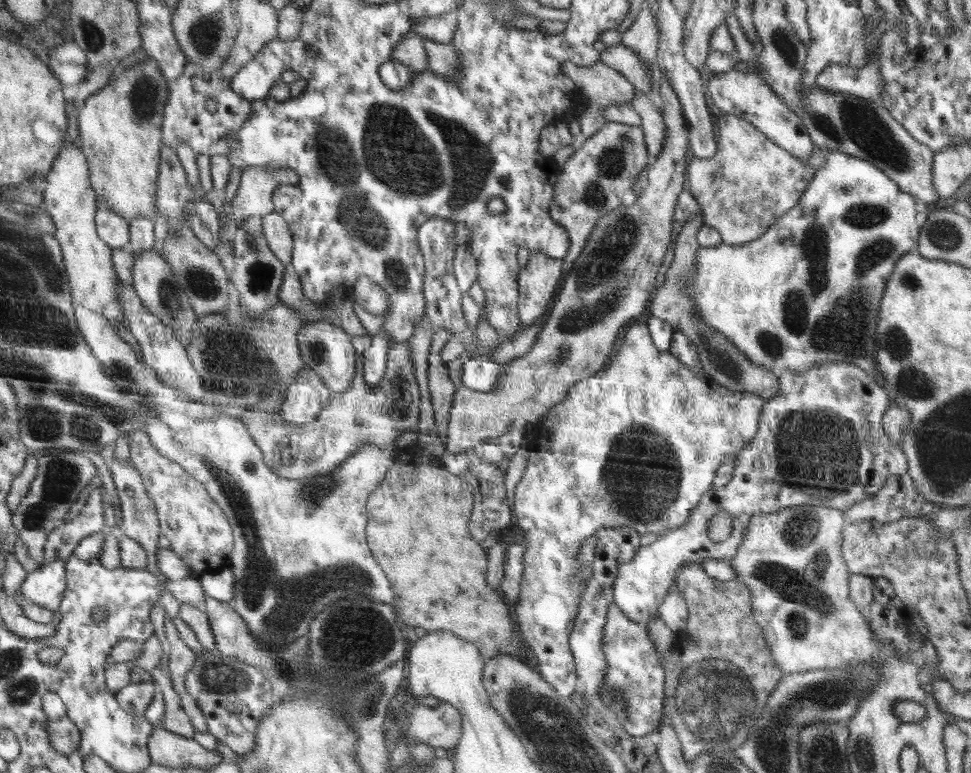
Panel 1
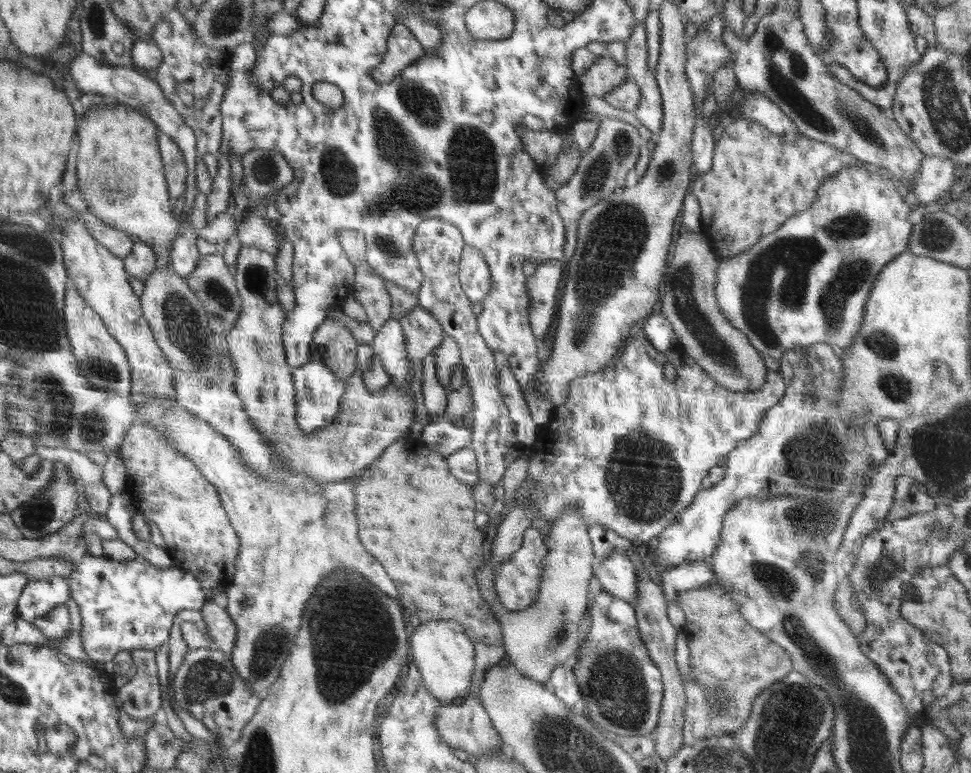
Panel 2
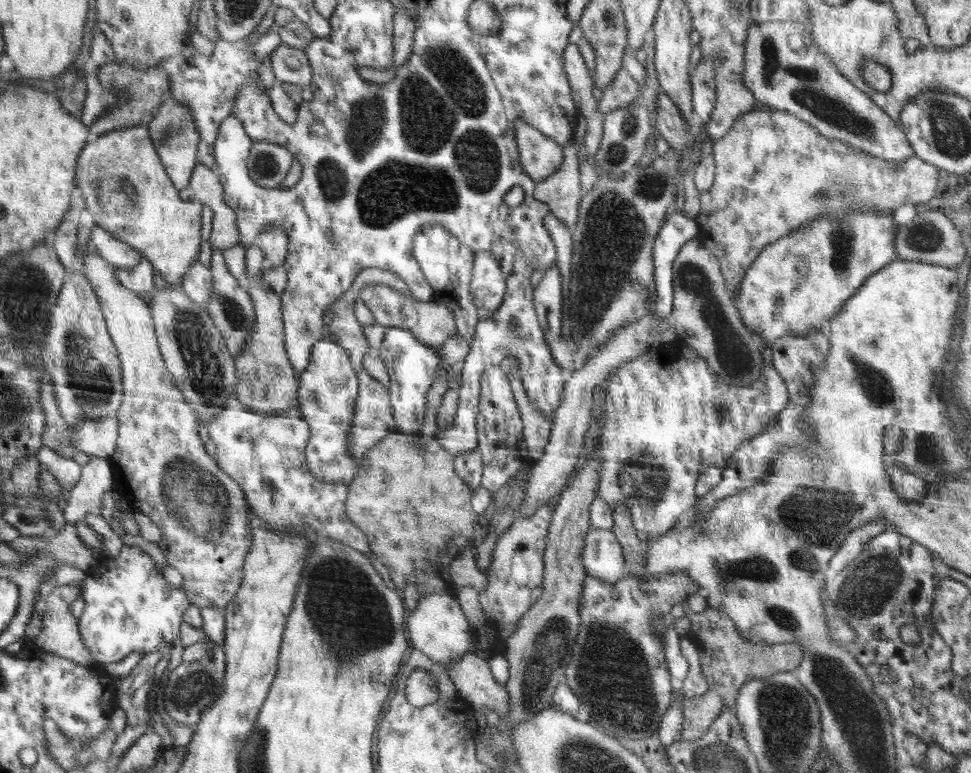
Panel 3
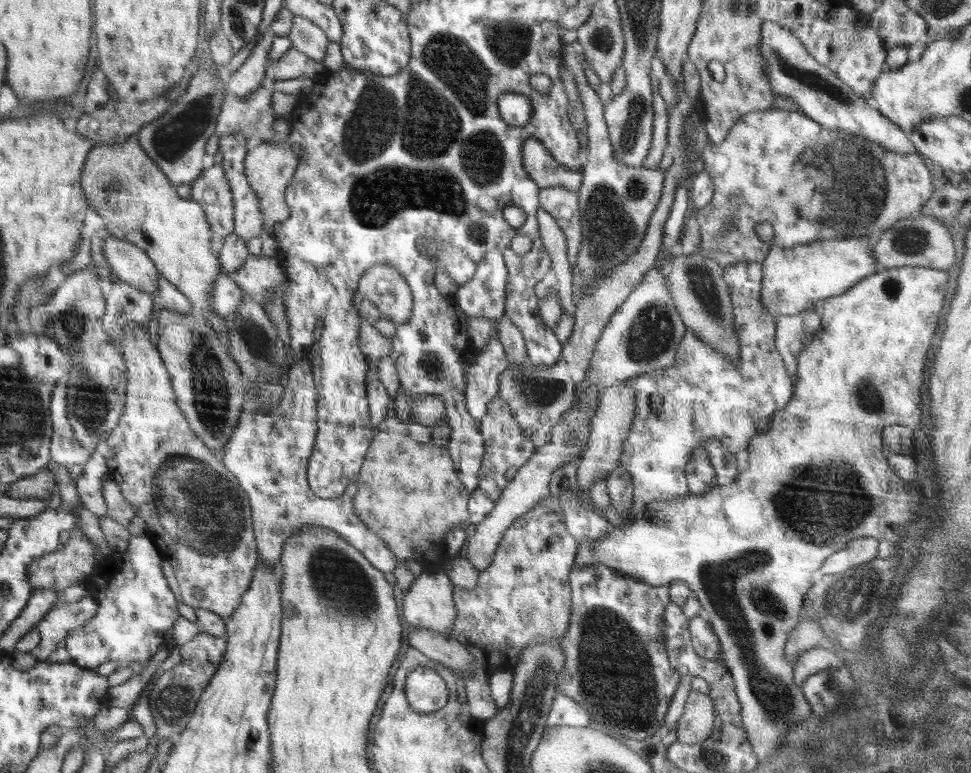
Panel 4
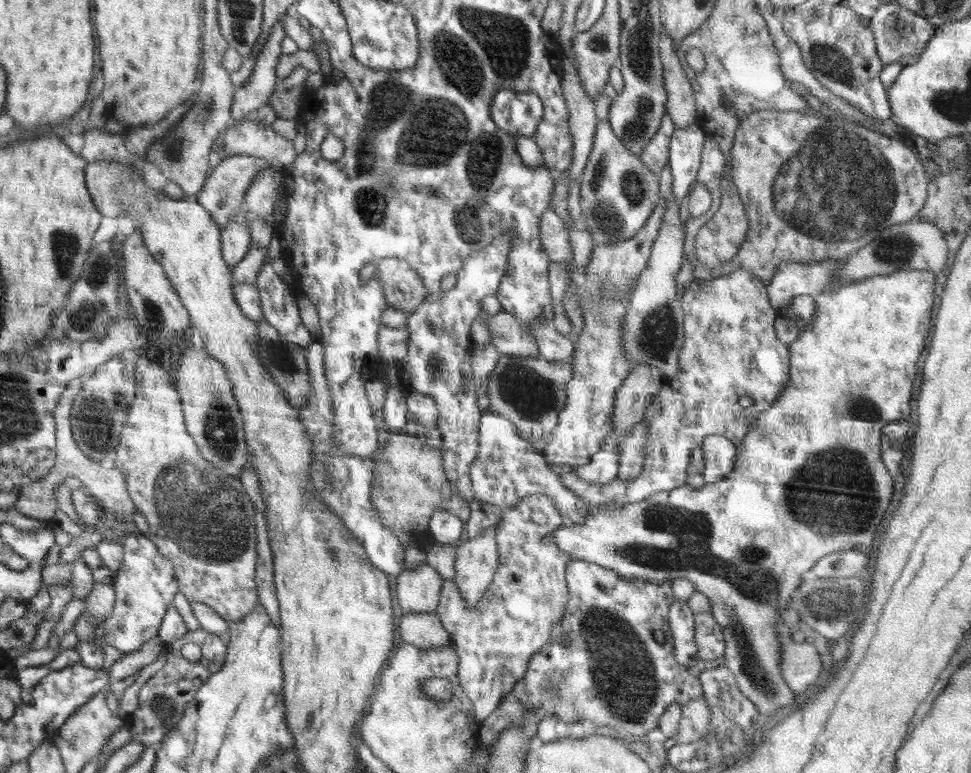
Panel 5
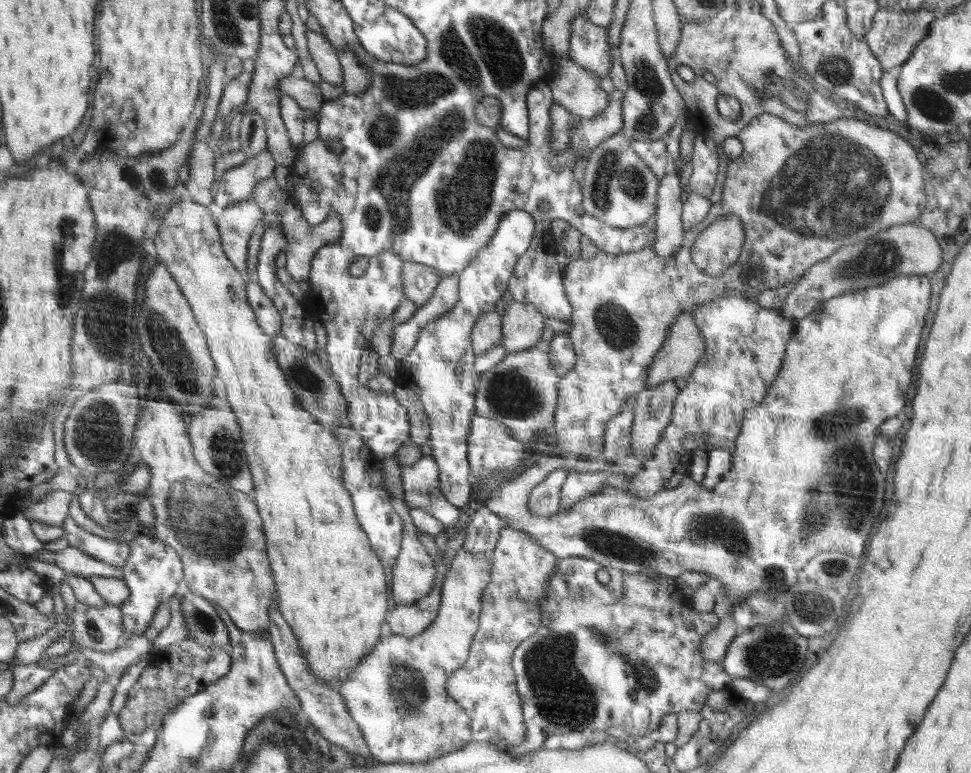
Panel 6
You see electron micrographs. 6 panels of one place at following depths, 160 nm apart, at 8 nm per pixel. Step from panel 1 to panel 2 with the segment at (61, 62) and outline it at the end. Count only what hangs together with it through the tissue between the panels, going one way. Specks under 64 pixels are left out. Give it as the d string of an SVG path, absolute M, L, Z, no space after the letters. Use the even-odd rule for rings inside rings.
M83 52L74 57L70 64L69 72L78 89L84 94L100 95L115 103L122 103L123 105L134 107L137 111L146 113L158 125L158 128L161 128L163 133L168 133L169 136L172 136L176 140L176 143L180 145L184 153L185 163L188 164L188 184L185 188L185 205L181 215L189 216L187 212L193 208L193 204L196 201L194 190L197 188L195 177L195 168L198 159L197 137L194 134L193 128L190 128L185 123L185 119L181 113L170 105L169 98L166 98L164 90L162 90L157 81L139 74L130 65L106 65ZM192 225L185 228L182 236L178 236L173 244L169 266L183 279L193 273L195 266L200 260L200 253L196 248L196 232Z

